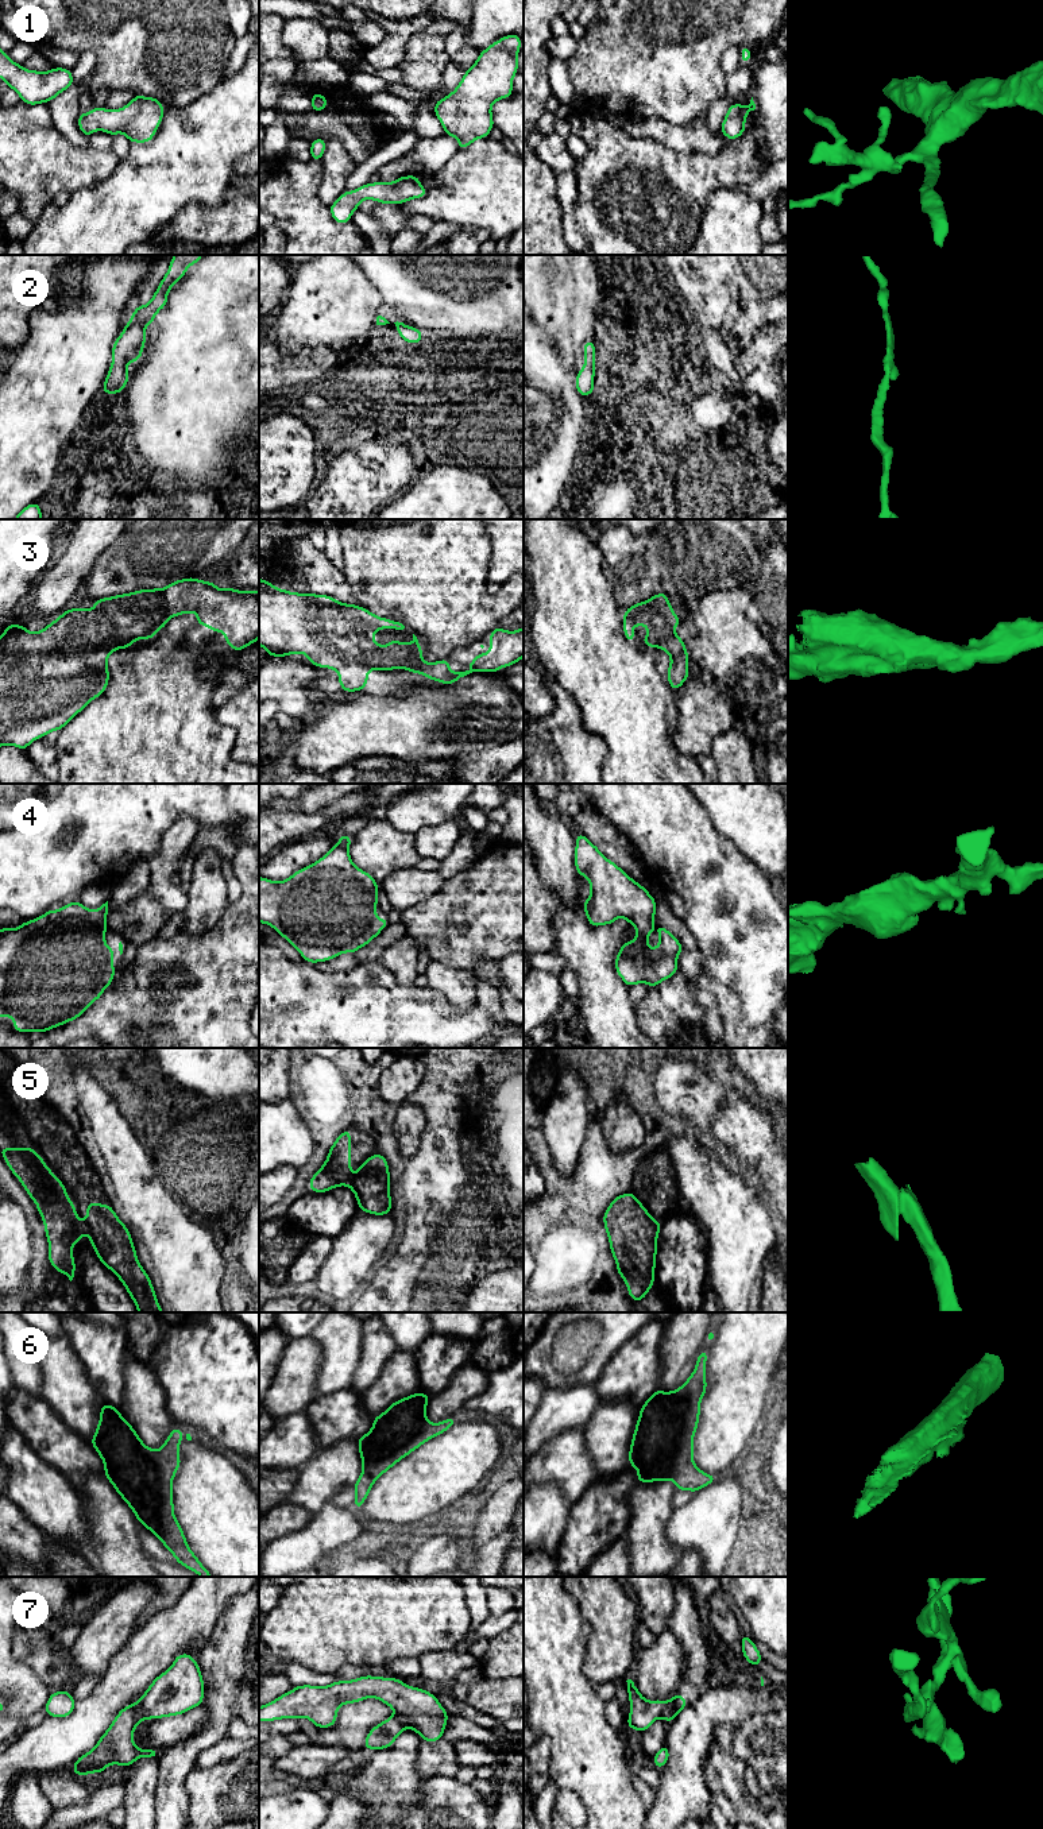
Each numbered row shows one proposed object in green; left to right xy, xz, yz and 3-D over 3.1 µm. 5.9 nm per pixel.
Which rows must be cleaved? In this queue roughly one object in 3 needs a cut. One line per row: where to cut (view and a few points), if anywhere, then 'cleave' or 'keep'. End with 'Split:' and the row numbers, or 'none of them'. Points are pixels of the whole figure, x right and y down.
1: cut none; keep
2: cut none; keep
3: cut none; keep
4: cut none; keep
5: cut none; keep
6: cut none; keep
7: cut xy (135, 1702), (141, 1720); cleave
Split: 7

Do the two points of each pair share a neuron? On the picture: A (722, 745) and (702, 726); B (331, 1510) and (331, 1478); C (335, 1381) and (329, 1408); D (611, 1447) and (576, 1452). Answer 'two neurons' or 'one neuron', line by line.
A: two neurons
B: two neurons
C: two neurons
D: two neurons

